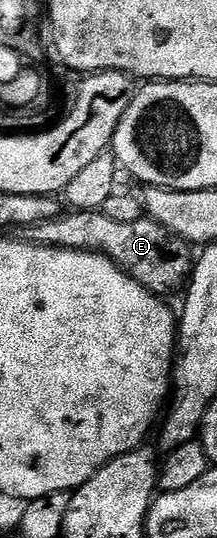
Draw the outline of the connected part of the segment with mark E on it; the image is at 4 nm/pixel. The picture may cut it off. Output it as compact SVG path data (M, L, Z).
M69 210L57 219L27 228L26 239L42 247L65 247L71 251L94 251L97 255L106 255L147 291L161 297L168 297L171 291L179 292L192 274L194 251L188 240L147 217L138 221L110 221L103 210Z

